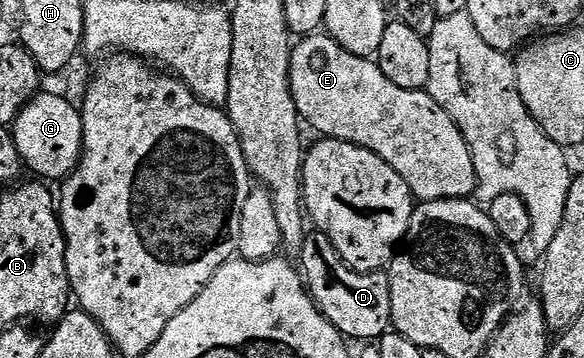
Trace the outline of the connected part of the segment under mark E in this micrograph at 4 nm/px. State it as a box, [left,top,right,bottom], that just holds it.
[291,33,475,200]

